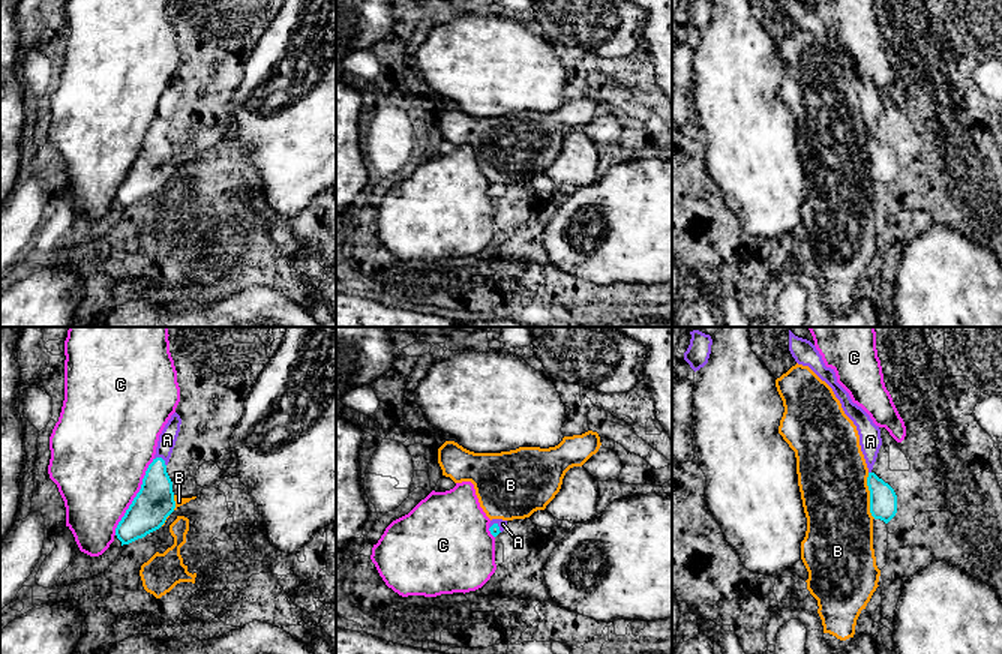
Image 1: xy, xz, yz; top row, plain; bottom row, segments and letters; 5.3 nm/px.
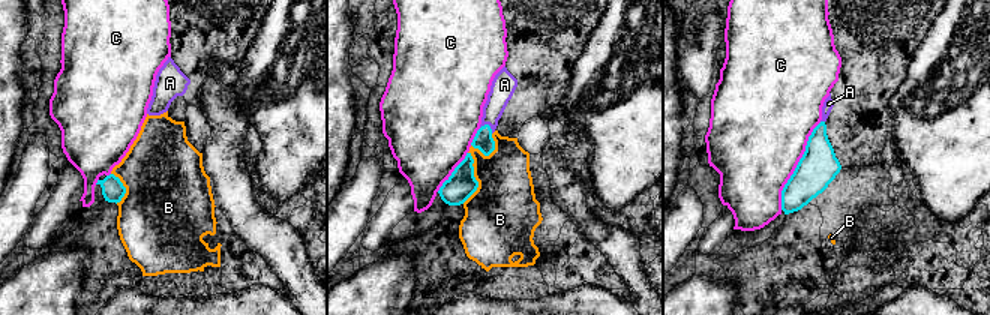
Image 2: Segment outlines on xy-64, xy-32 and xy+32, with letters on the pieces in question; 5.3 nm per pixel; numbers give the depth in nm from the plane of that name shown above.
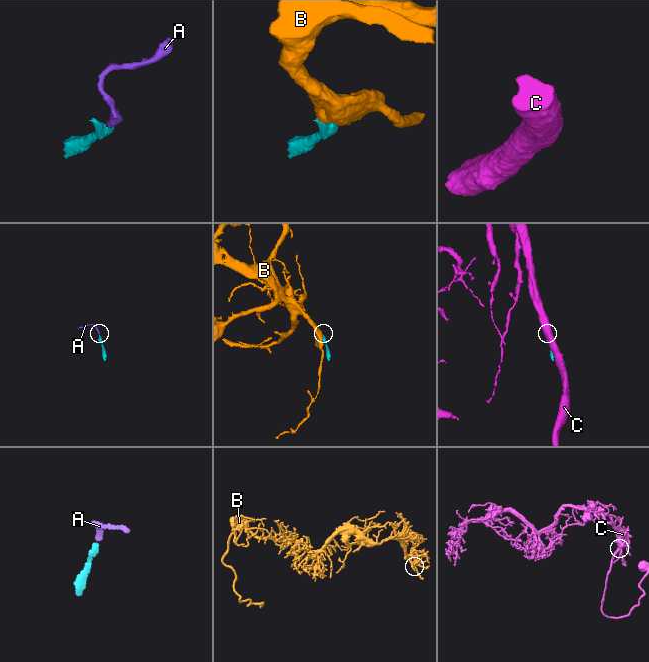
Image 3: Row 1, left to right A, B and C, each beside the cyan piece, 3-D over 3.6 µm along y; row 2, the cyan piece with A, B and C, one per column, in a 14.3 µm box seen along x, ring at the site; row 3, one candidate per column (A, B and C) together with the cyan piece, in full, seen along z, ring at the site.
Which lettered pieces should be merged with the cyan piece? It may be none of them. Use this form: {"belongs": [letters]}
{"belongs": ["A"]}

